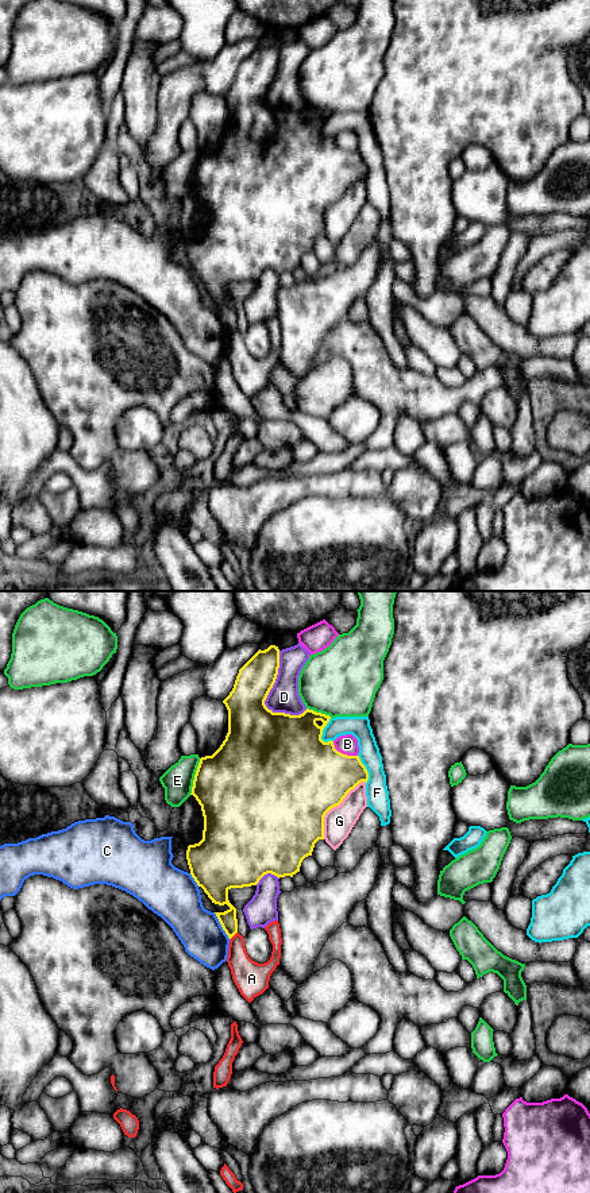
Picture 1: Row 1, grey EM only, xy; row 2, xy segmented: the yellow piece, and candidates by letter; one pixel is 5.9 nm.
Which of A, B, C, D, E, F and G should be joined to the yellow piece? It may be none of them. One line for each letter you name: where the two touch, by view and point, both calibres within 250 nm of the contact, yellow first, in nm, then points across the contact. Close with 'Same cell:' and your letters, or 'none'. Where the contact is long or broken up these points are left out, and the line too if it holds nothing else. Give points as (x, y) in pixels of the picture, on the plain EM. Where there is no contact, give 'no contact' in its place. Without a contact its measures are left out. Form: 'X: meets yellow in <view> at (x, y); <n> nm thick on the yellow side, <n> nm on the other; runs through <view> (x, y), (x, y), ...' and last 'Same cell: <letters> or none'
Same cell: none

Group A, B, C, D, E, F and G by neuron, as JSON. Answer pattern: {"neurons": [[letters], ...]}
{"neurons": [["A"], ["B"], ["C"], ["D"], ["E"], ["F"], ["G"]]}

